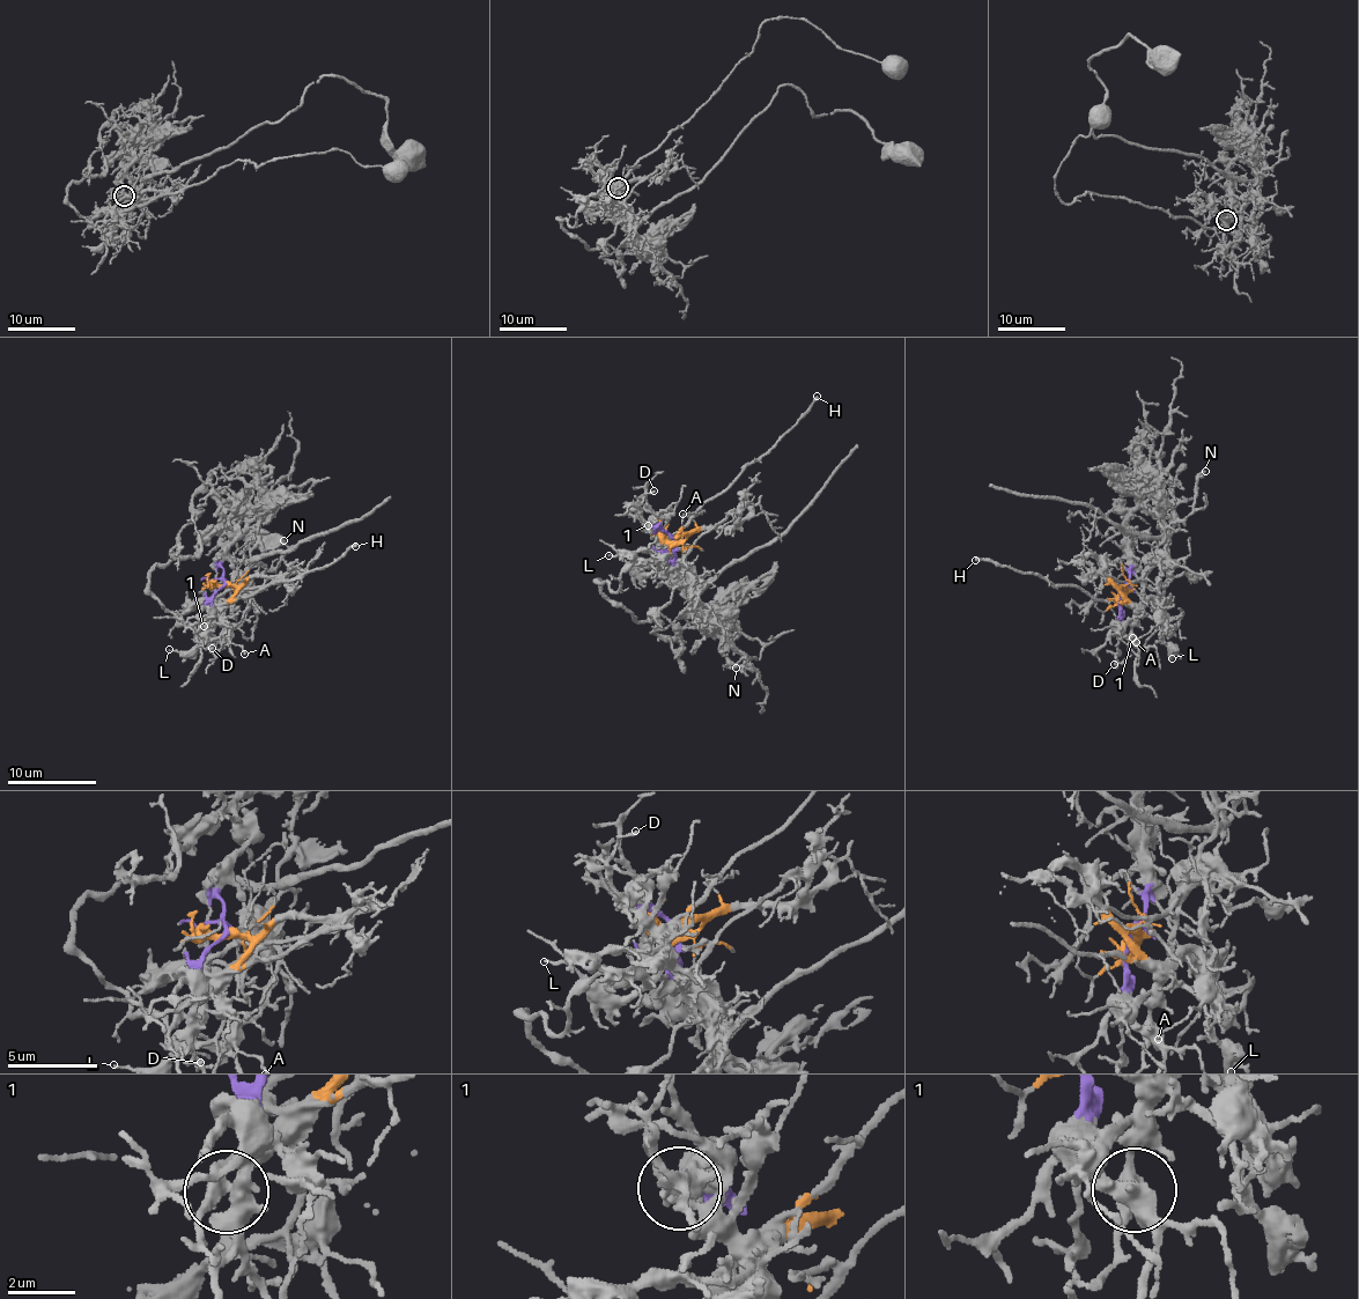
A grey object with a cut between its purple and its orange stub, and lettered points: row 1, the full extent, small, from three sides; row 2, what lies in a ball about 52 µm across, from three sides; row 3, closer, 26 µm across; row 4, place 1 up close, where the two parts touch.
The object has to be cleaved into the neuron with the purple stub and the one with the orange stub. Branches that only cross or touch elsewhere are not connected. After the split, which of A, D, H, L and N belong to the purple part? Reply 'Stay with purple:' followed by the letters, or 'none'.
Stay with purple: N

